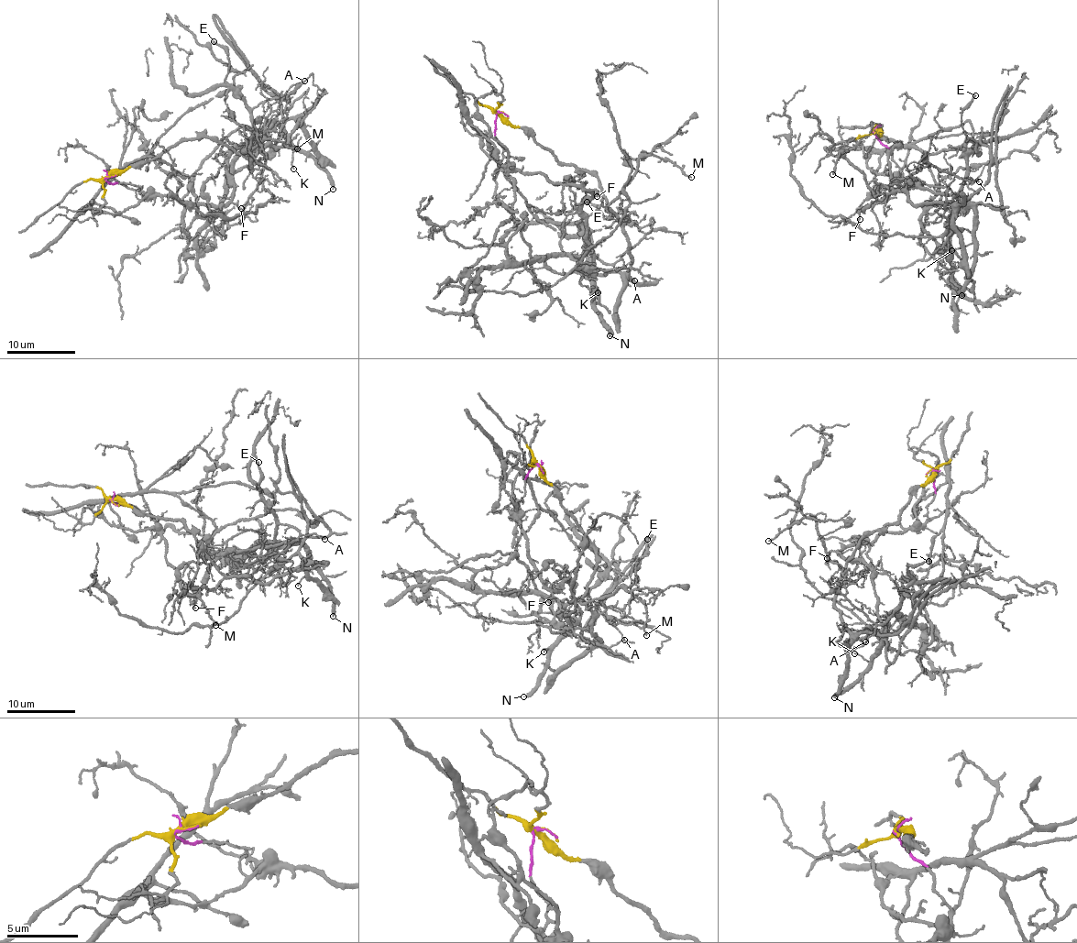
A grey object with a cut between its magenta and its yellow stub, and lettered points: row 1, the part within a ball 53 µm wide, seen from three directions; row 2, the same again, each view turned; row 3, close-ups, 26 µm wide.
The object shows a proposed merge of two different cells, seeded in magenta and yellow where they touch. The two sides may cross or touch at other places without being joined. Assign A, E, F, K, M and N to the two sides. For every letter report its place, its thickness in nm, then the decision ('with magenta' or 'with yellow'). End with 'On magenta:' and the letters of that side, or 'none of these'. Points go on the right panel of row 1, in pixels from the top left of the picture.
A: at (979, 181); 130 nm thick; with magenta
E: at (975, 95); 200 nm thick; with magenta
F: at (860, 219); 150 nm thick; with magenta
K: at (951, 250); 120 nm thick; with magenta
M: at (832, 174); 160 nm thick; with yellow
N: at (961, 295); 280 nm thick; with magenta
On magenta: A, E, F, K, N

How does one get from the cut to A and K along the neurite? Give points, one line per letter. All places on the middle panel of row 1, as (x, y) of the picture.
A: (500, 113), (503, 166), (591, 195), (582, 207), (594, 267), (581, 268), (586, 249), (634, 280)
K: (500, 113), (495, 130), (503, 166), (591, 195), (582, 207), (593, 252), (590, 301), (598, 291)

